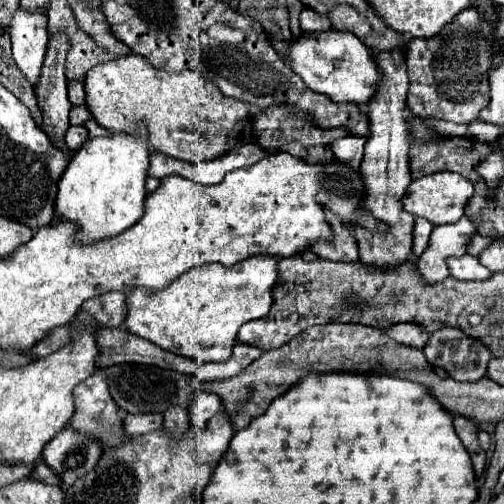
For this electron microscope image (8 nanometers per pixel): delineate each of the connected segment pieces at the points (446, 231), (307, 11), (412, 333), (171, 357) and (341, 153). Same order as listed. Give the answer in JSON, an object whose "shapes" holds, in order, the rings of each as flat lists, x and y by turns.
{"shapes":[[[461,217,457,223,451,223,451,225,435,227,429,237,427,251,423,251,423,255,417,261,423,281,427,285,433,285,449,277,447,259,465,255,467,243,475,233,477,233,477,227,467,217]],[[305,7,301,11,301,29,303,31,329,31,331,21,327,15,313,11,311,7]],[[397,323,393,329,389,329,389,337,393,337,399,343,423,349,429,339,429,333,423,331,419,323]],[[99,329,97,345,101,351,97,357,99,367,111,367,115,363,147,363,163,369,175,369,185,375,193,375,197,371,197,363,193,359,169,353,127,329]],[[343,137,343,141,335,141,331,145,335,159,345,165,345,167,353,167,359,169,359,163,363,159,363,147,365,147,367,139,359,139,359,137]]]}

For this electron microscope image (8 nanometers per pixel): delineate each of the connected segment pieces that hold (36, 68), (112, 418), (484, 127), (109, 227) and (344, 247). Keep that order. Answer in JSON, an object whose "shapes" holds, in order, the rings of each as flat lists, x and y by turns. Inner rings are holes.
{"shapes":[[[19,7,11,19,9,37,13,59,25,77,35,85,47,51,47,13]],[[97,371,95,375,91,375,89,379,85,379,83,383,79,383,75,387,75,405,77,405,77,409,75,409,75,415,69,421,69,425,77,431,87,433,87,435,97,435,97,439,103,443,103,449,113,449,127,439,125,431,121,427,123,413,109,395,107,377,103,375,103,371]],[[475,121,475,123,469,123,467,125,467,137,475,139,475,141,481,141,481,143,491,143,497,139,497,135,501,133,499,127,493,127,491,123,483,123,483,121]],[[137,121,135,133,113,133,109,137,95,137,85,141,81,149,75,151,65,173,59,179,57,191,57,213,79,225,81,241,99,241,113,237,143,217,147,199,147,171,149,171,151,145,147,135,147,123]],[[327,211,327,219,331,219,331,227,335,227,335,239,329,239,329,241,321,239,319,243,315,243,315,247,311,247,311,251,317,257,333,259,333,261,355,261,355,259,359,259,357,241,349,233,349,229,343,227,343,223,339,223,339,219,335,219,335,215,331,215,331,211]]]}

